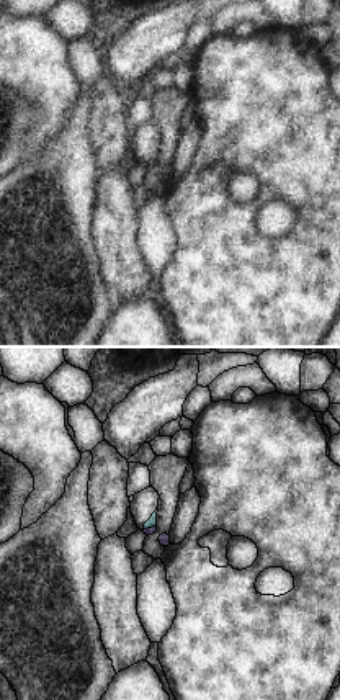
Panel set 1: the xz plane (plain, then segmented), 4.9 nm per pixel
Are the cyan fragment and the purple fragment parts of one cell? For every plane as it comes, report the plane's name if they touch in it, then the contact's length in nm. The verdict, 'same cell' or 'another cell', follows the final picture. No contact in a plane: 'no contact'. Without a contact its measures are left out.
contact in xz; length 60 nm

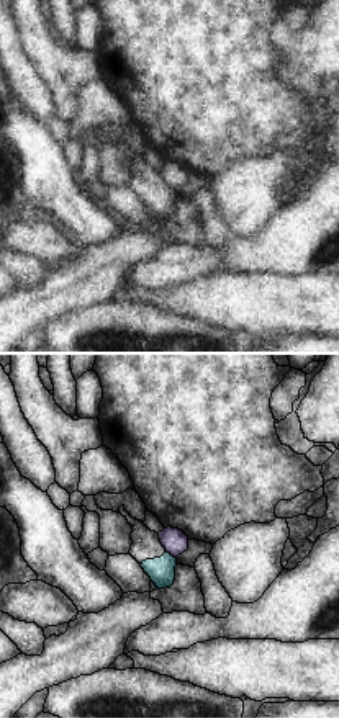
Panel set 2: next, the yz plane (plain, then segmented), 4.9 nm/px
contact in yz; length 70 nm

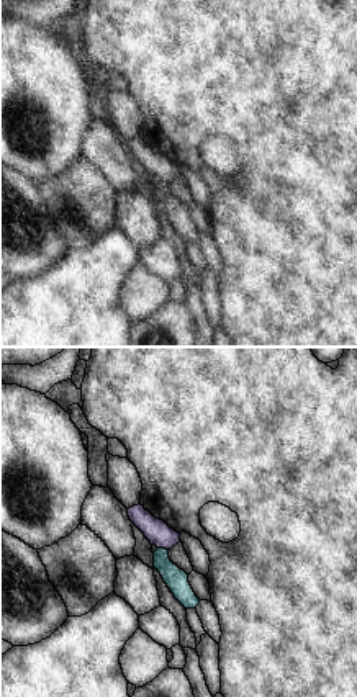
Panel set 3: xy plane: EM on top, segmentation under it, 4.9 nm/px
contact in xy; length 60 nm

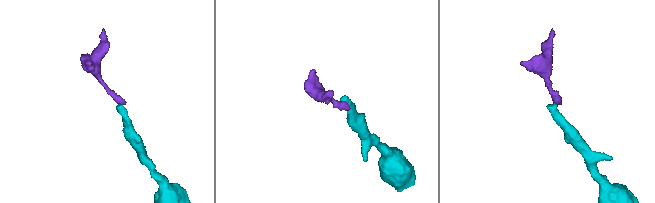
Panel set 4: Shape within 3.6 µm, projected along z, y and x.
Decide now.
another cell

